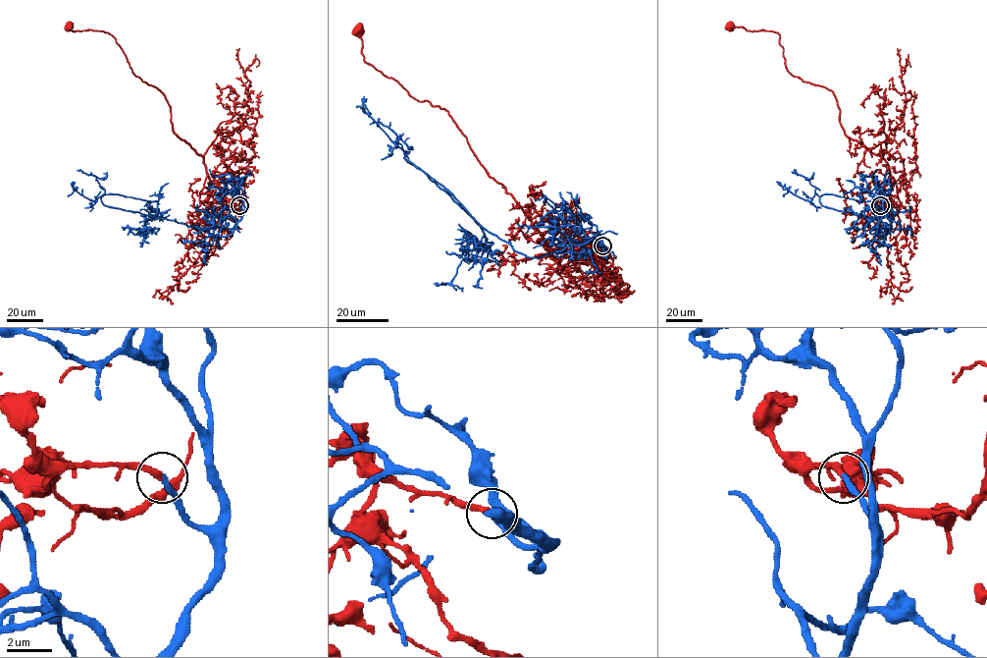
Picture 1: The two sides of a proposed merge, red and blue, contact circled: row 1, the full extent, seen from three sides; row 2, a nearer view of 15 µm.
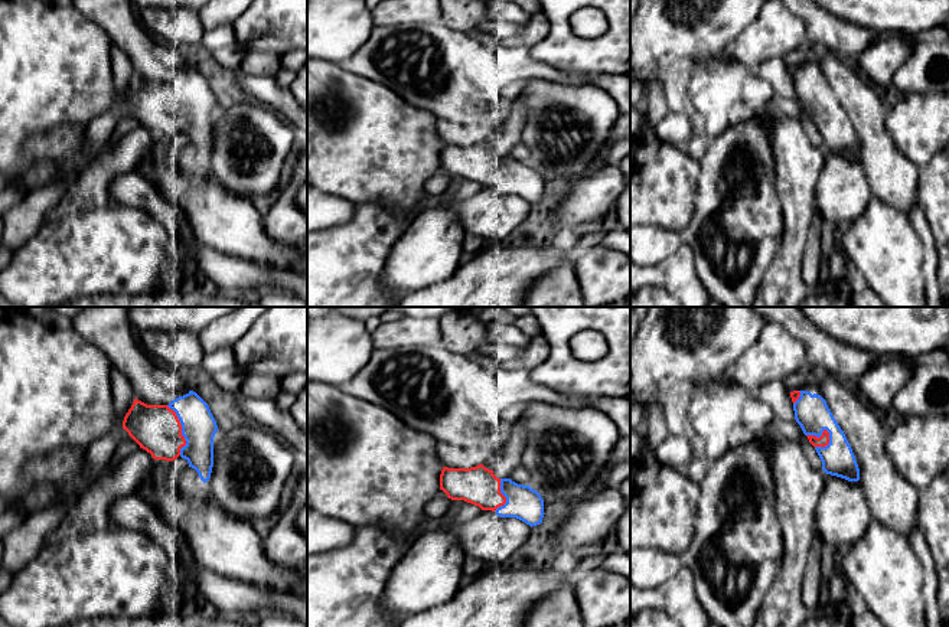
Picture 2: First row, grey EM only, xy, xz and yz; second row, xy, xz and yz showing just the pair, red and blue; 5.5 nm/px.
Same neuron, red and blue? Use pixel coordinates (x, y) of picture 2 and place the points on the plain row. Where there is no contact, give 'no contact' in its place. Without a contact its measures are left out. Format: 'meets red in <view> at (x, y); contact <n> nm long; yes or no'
meets red in xy at (181, 107); contact 300 nm long; no

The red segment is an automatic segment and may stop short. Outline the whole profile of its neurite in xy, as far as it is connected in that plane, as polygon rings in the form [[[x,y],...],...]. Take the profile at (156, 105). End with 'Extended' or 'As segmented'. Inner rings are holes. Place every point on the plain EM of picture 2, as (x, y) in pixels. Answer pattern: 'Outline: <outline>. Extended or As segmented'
Outline: [[[136,75],[123,105],[154,137],[173,138],[186,123],[182,101],[167,82],[147,82]]]. As segmented

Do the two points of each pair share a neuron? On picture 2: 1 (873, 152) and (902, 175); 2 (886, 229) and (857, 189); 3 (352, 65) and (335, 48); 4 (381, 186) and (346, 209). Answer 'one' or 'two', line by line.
1: one
2: two
3: two
4: two

